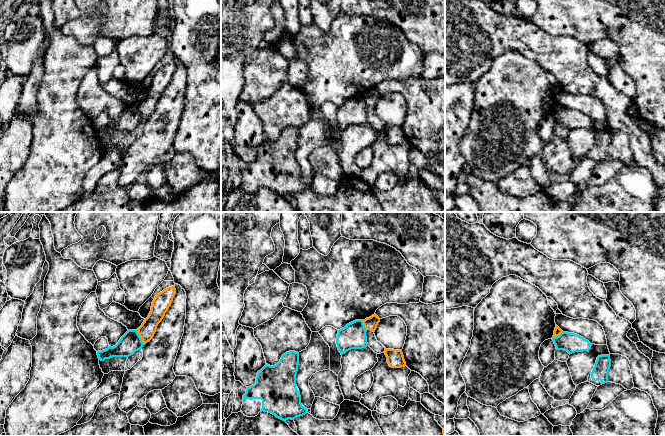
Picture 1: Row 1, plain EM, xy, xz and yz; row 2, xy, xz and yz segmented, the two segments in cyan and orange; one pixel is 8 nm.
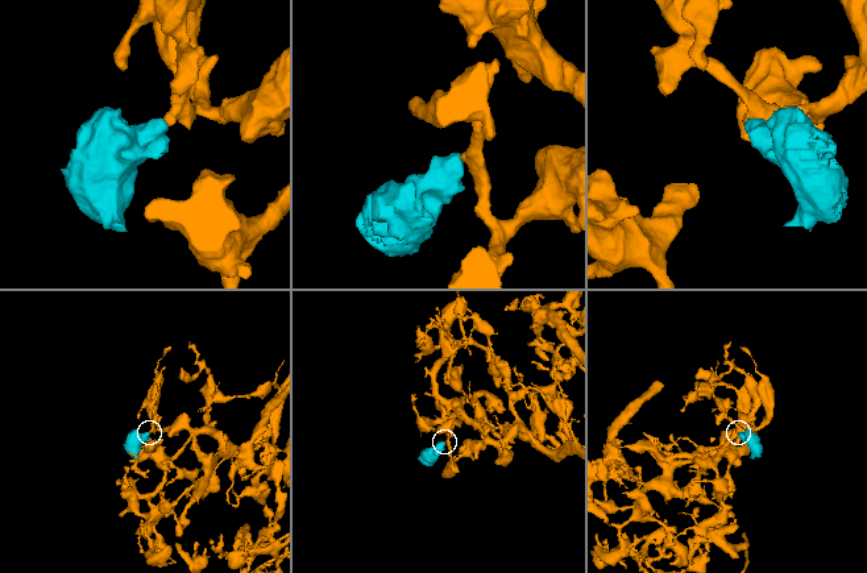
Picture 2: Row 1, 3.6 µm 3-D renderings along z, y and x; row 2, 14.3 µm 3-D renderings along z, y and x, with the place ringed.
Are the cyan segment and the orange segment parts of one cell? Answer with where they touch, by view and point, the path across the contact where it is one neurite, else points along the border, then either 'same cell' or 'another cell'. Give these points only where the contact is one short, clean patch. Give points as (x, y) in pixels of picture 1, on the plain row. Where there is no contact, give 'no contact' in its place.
contact xy (140, 113); border xy (136, 106), (143, 120); another cell

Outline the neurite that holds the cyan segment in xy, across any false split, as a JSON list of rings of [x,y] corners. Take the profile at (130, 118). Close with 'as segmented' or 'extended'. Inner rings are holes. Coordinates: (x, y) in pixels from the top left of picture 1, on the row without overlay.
[[[128,106],[115,122],[109,122],[105,126],[98,127],[97,131],[101,137],[113,133],[129,133],[142,125],[143,121],[137,106]]]; as segmented

